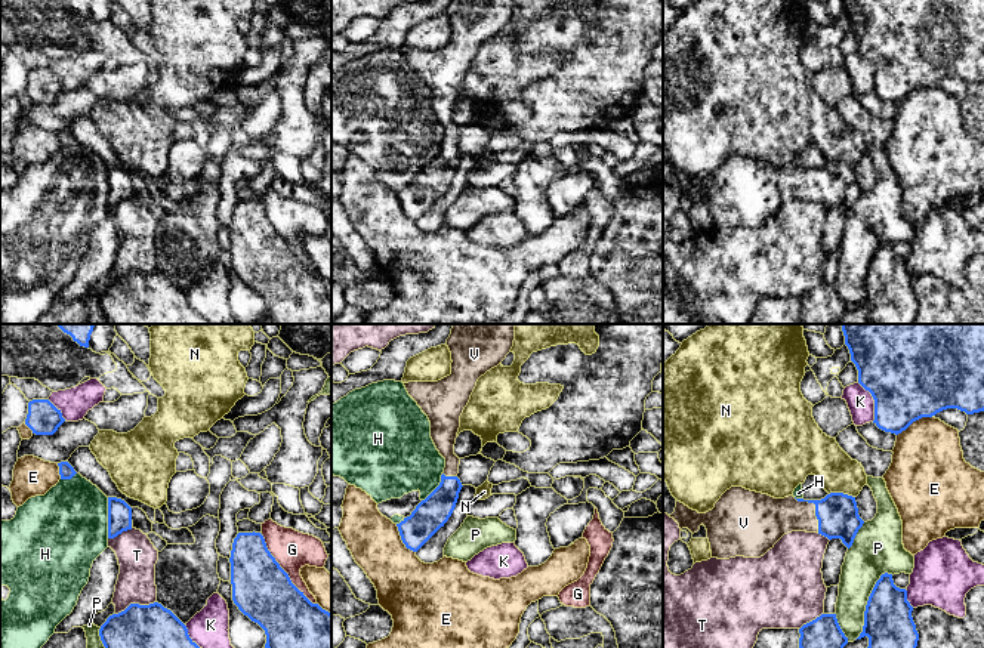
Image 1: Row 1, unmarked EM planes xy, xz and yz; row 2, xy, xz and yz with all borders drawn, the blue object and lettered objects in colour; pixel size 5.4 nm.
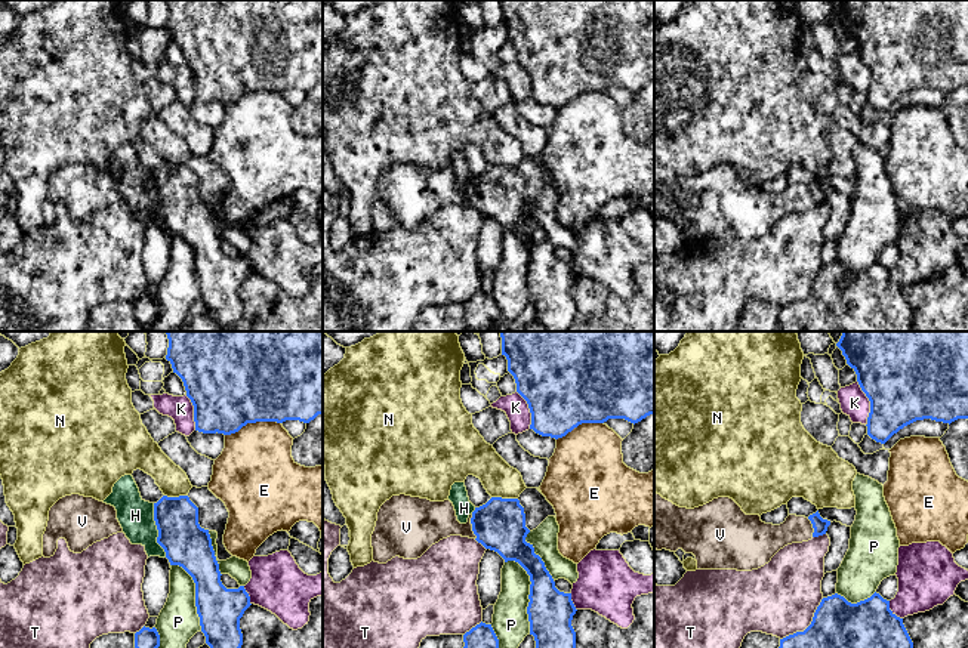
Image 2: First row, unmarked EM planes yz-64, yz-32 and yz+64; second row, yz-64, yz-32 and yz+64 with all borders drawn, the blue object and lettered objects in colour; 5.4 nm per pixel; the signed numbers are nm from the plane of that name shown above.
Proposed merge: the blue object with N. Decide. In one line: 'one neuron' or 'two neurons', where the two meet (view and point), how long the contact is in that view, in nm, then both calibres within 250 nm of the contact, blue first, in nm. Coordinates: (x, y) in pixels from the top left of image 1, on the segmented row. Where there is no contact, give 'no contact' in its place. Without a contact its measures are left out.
two neurons; contact yz (842, 493); length 150 nm; calibres 220 and 220 nm

